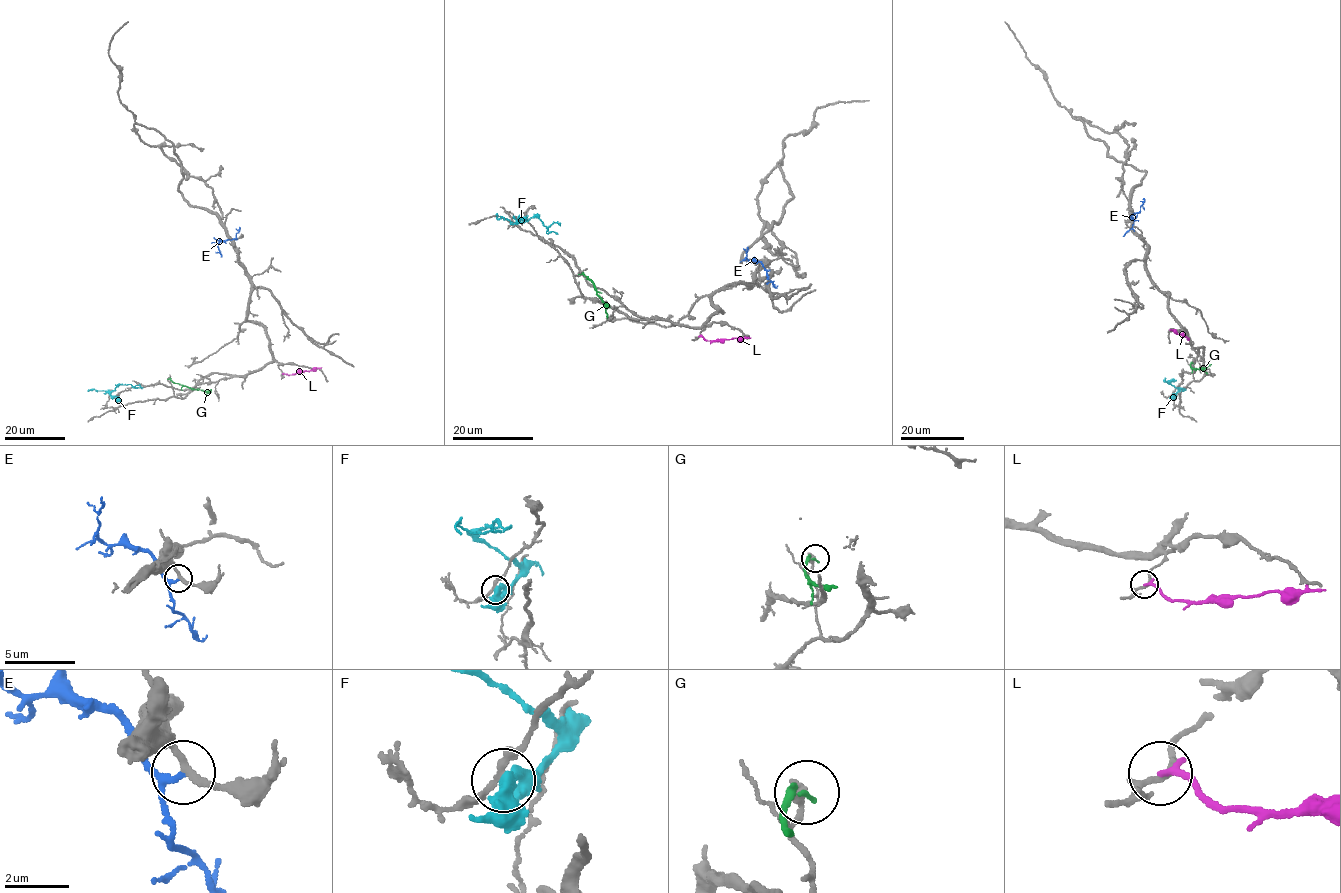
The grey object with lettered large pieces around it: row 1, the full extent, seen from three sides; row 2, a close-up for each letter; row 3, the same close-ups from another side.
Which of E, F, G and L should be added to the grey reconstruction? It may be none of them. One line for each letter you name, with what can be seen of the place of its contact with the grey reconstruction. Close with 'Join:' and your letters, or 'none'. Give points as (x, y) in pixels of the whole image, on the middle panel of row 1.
E: contact (769, 270)
Join: E

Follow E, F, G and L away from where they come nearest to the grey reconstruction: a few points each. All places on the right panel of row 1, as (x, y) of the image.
E: (1133, 213), (1132, 228), (1123, 236)
F: (1172, 394), (1177, 390), (1169, 381), (1173, 379), (1164, 380), (1164, 382)
G: (1192, 362), (1190, 365), (1194, 369), (1211, 364)
L: (1188, 339), (1170, 329)

